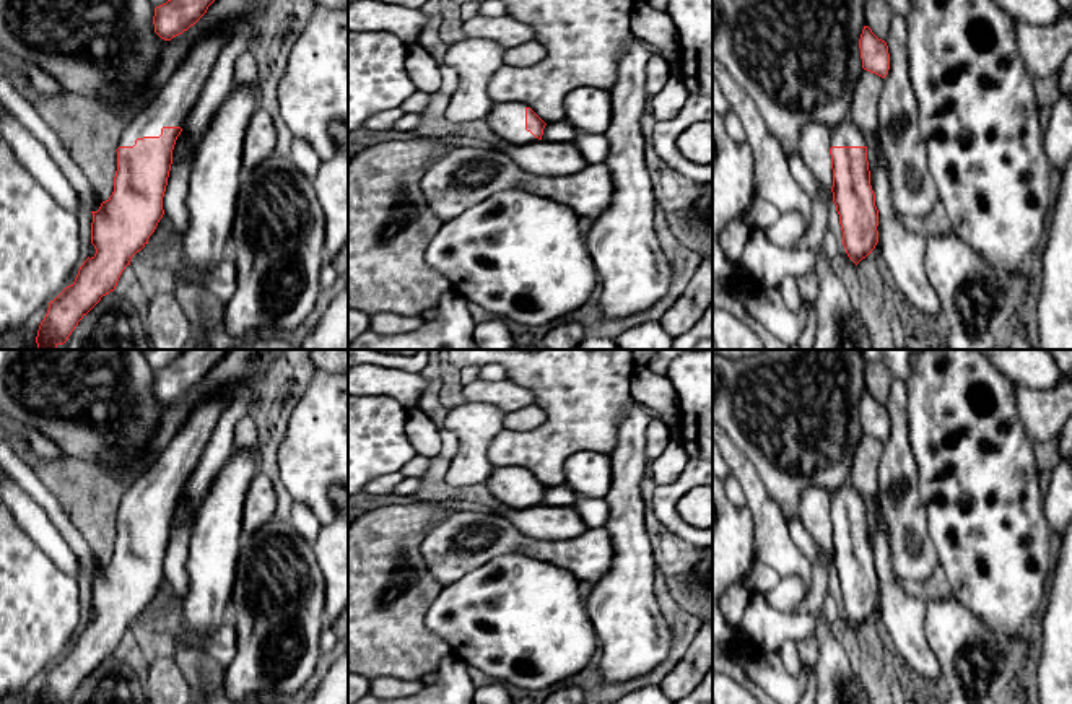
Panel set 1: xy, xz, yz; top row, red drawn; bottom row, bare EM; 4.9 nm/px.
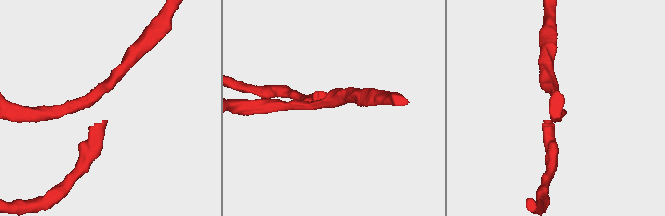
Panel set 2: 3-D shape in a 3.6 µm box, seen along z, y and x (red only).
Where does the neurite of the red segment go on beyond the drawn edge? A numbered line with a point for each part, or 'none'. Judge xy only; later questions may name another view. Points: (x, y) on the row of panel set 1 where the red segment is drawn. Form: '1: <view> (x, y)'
1: xy (174, 101)

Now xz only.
1: xz (506, 121)

